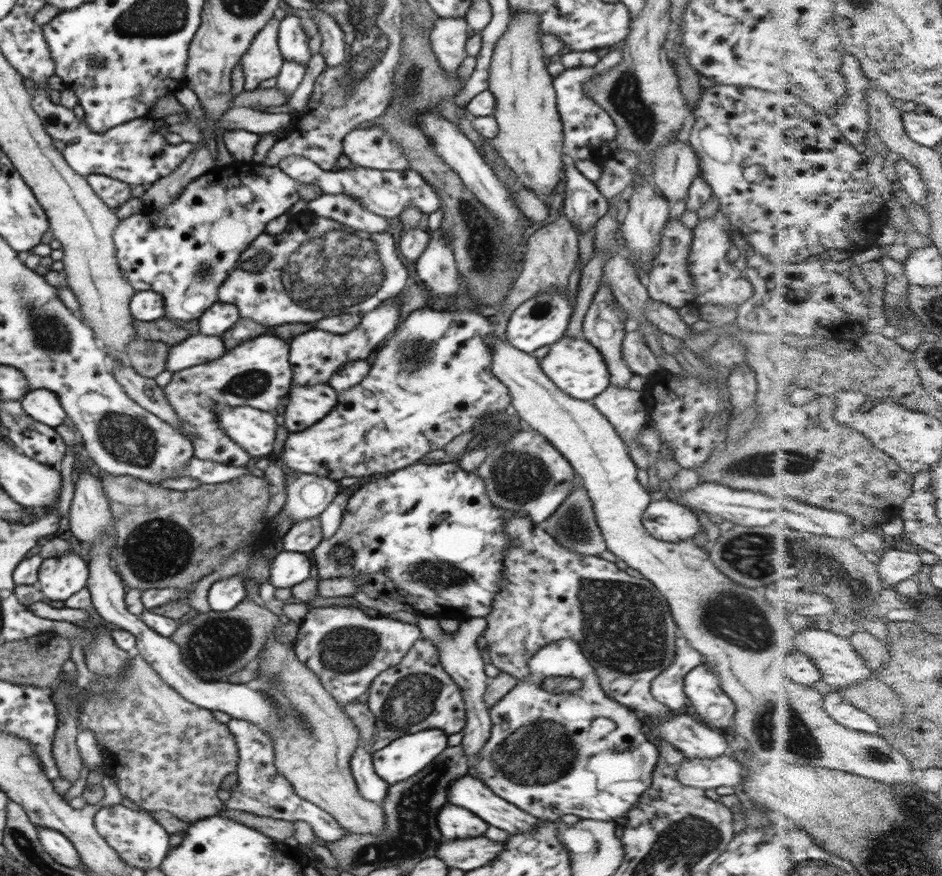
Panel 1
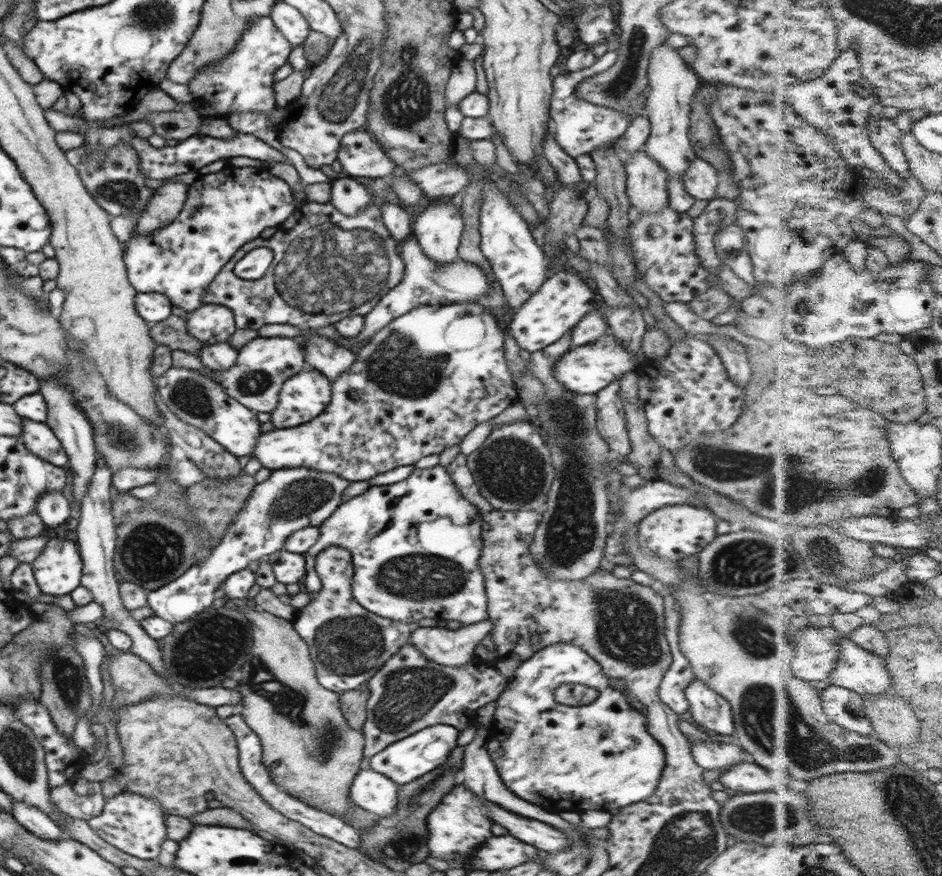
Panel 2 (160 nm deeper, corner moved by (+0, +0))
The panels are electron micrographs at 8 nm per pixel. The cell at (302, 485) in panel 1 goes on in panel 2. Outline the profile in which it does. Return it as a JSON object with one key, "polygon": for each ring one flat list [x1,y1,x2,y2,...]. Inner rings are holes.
{"polygon":[[304,467,281,468,273,470,267,480,259,482,253,488,251,495,237,512,230,528,223,533,222,540,212,548,209,554,198,565,193,565,190,570,182,573,176,580,165,584,158,590,149,591,147,606,152,608,154,615,171,622,173,625,188,619,198,617,209,608,217,604,217,588,234,572,246,569,254,560,267,559,283,548,285,540,294,532,307,526,320,526,344,501,344,494,348,488,349,480,344,480,334,473,320,472,316,469]]}

